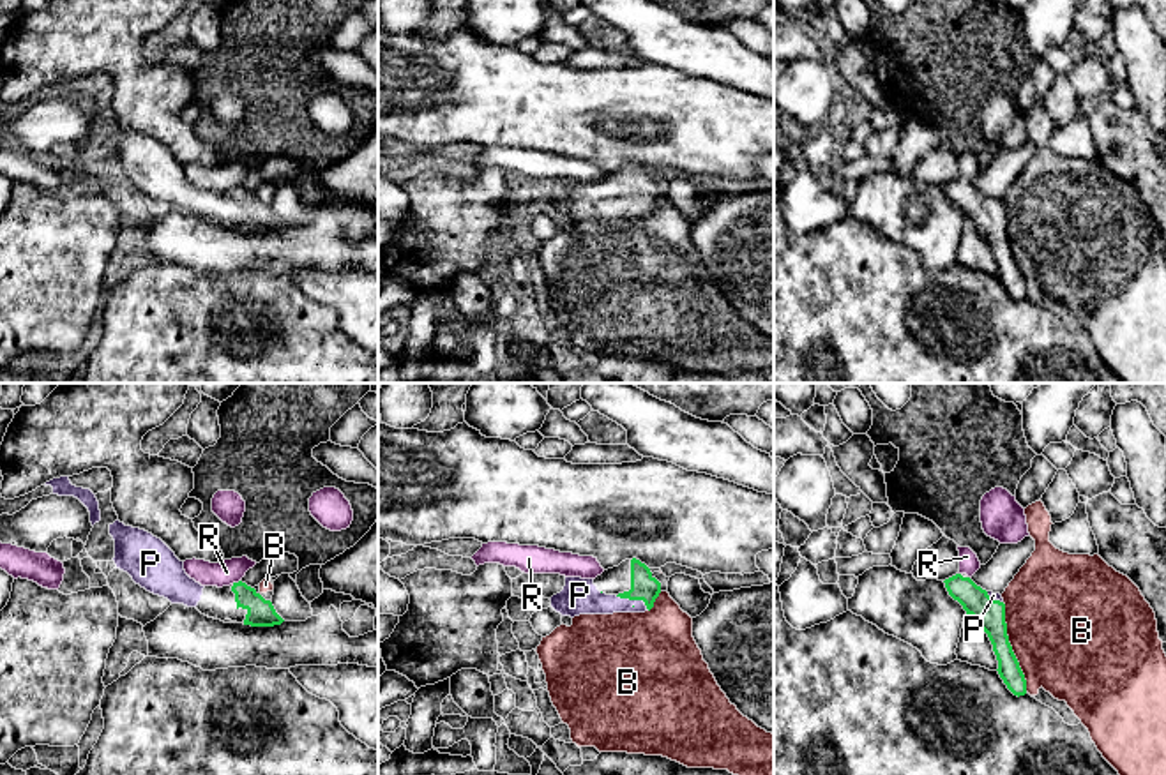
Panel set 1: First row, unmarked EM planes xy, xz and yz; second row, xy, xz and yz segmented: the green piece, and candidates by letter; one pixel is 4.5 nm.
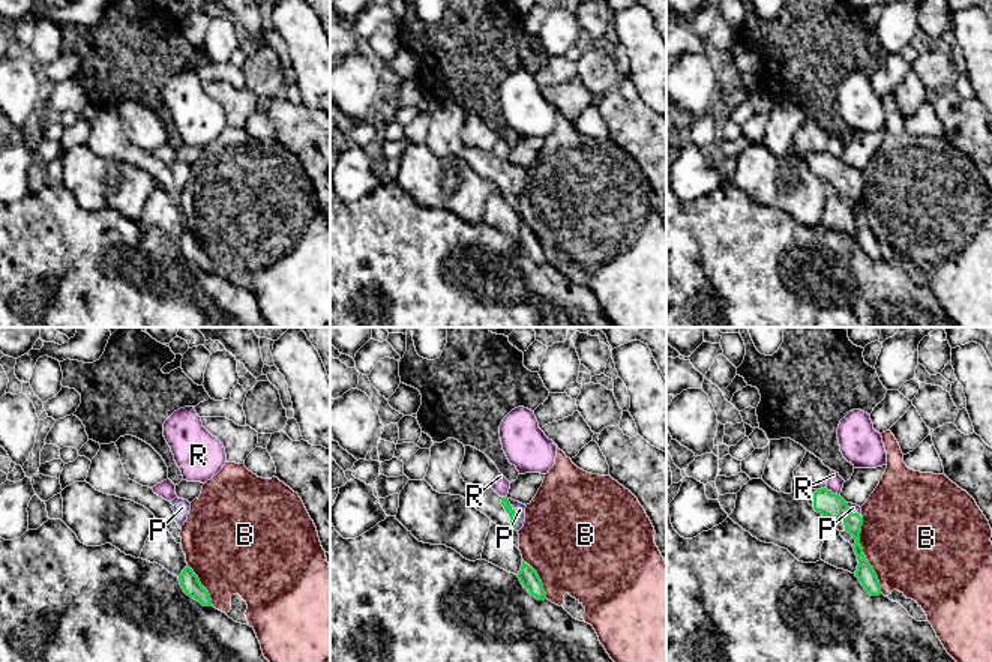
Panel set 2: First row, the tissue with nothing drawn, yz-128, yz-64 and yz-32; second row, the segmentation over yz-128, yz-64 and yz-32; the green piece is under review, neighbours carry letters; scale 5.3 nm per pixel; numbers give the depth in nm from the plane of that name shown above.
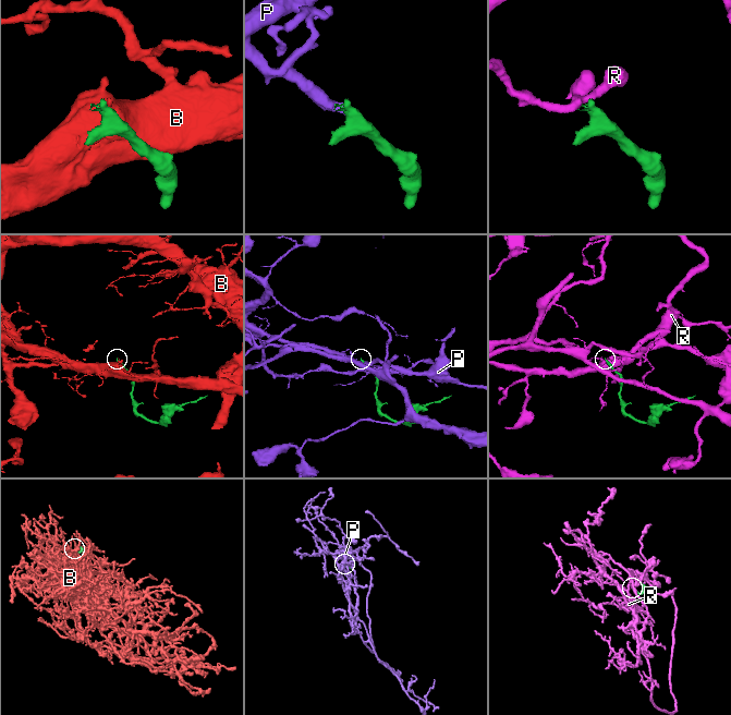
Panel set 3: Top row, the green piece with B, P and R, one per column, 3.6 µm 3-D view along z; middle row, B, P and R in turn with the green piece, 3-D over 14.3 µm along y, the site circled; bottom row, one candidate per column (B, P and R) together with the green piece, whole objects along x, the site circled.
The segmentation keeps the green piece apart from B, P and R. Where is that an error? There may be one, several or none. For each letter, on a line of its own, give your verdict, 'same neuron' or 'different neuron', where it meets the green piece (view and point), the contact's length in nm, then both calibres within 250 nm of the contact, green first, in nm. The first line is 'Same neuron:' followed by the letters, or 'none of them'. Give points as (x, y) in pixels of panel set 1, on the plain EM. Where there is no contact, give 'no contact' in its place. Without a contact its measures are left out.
Same neuron: P
B: different neuron; meets green in yz at (1011, 251); contact 420 nm long; 140 nm thick on the green side, 500 nm on the other
P: same neuron; meets green in xz at (633, 203); contact 170 nm long; 120 nm thick on the green side, 160 nm on the other
R: different neuron; meets green in xy at (235, 188); contact 40 nm long; 130 nm thick on the green side, 120 nm on the other

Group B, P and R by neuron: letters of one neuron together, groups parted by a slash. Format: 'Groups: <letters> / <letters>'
Groups: B / P / R

